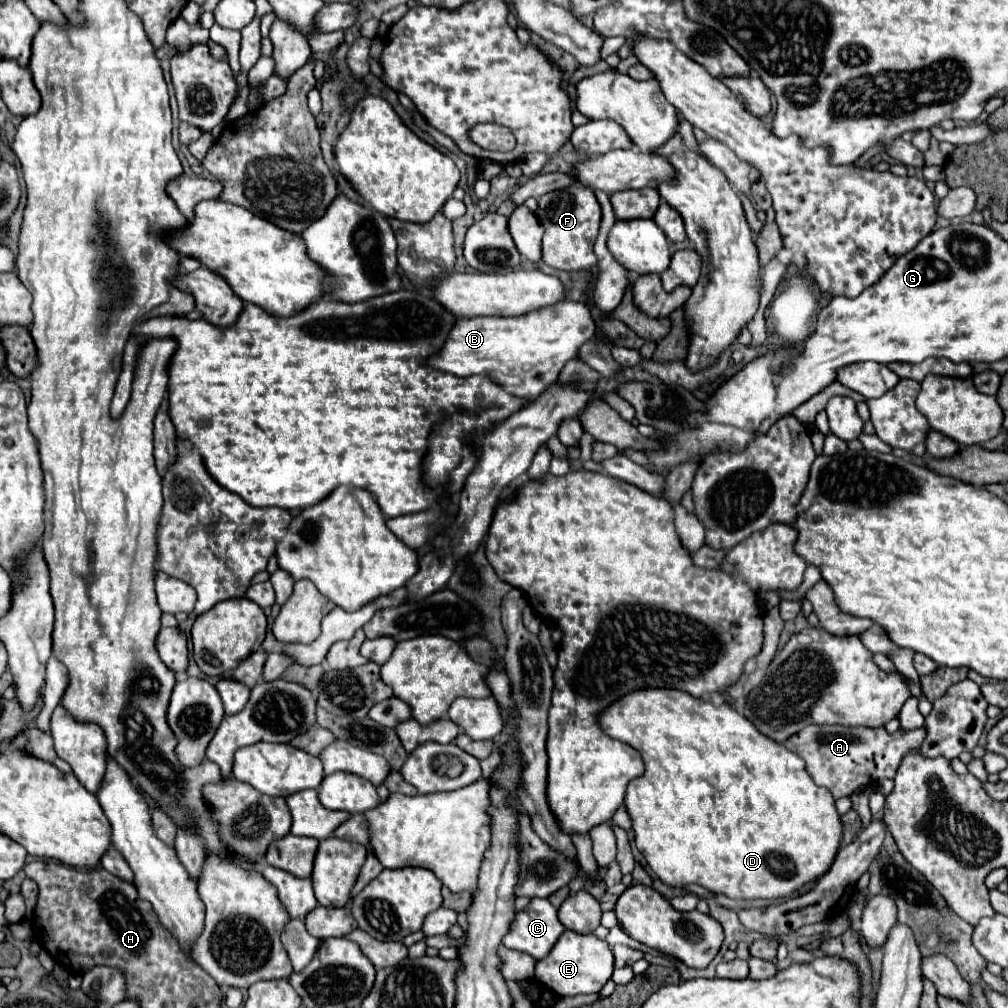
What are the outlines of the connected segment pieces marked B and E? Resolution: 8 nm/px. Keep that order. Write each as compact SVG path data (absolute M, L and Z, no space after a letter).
M562 301L556 307L546 307L518 319L502 317L462 317L456 321L440 353L432 355L428 365L458 377L486 375L508 393L534 401L554 379L562 367L578 357L580 347L594 339L596 323L588 303Z
M564 931L562 939L558 939L554 945L554 951L550 951L546 959L536 961L536 979L560 997L574 997L580 993L598 993L612 977L612 969L614 955L604 939L598 939L596 935Z

